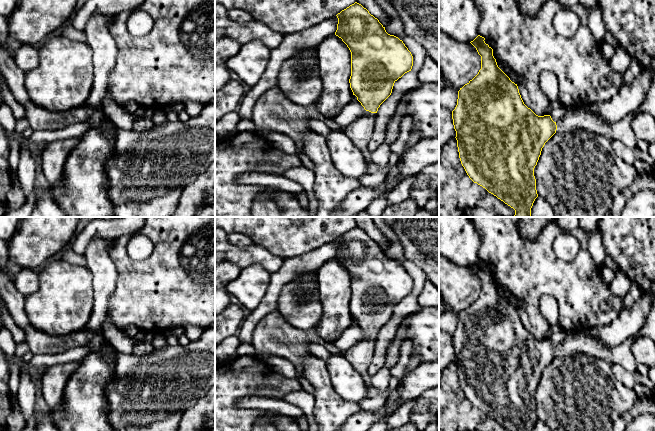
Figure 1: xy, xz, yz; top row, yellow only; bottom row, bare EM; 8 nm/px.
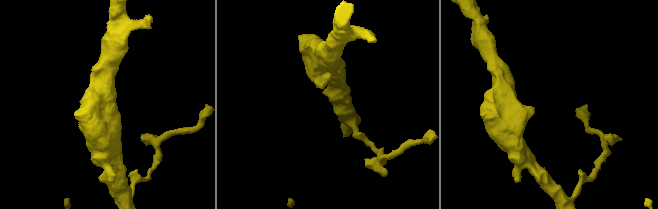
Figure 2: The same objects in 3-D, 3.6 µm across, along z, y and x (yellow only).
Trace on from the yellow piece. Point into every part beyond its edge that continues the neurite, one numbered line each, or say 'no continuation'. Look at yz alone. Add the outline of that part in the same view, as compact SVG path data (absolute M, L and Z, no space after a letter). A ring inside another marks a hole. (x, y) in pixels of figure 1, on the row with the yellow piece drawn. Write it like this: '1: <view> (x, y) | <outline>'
1: yz (575, 118) | M584 107L570 108L566 110L565 116L556 122L556 133L584 129L603 135L610 140L621 141L634 151L637 148L637 139L631 127L634 116L634 113L630 113L619 122L607 125L598 117L587 112Z

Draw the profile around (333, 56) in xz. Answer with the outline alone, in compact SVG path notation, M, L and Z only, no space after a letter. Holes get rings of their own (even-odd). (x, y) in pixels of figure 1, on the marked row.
M335 34L323 39L316 48L323 90L321 98L315 105L325 118L334 119L353 99L349 83L351 52Z

